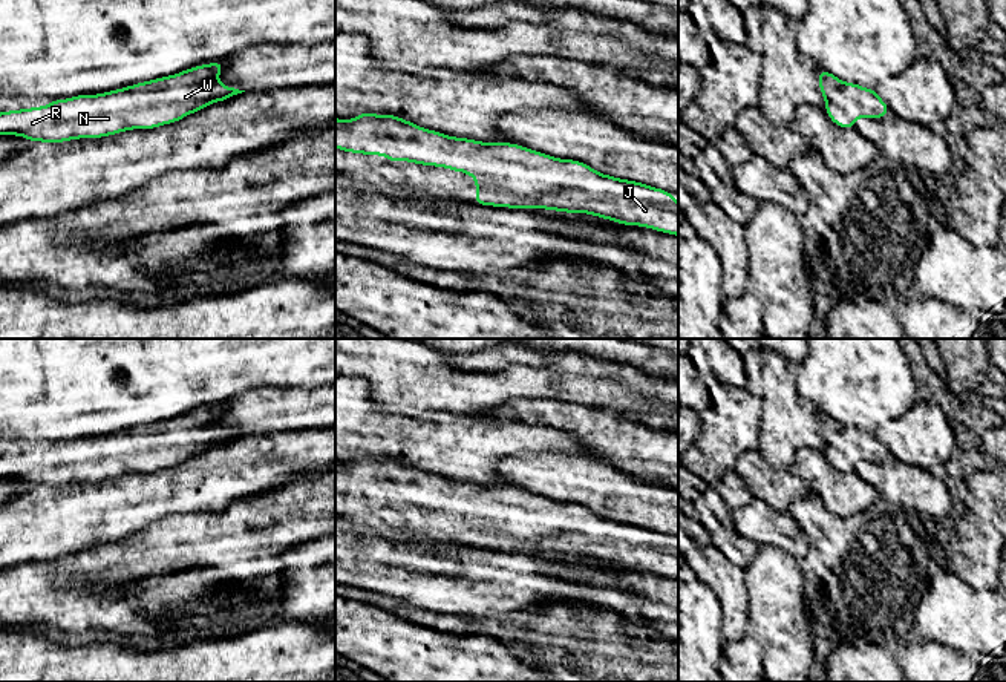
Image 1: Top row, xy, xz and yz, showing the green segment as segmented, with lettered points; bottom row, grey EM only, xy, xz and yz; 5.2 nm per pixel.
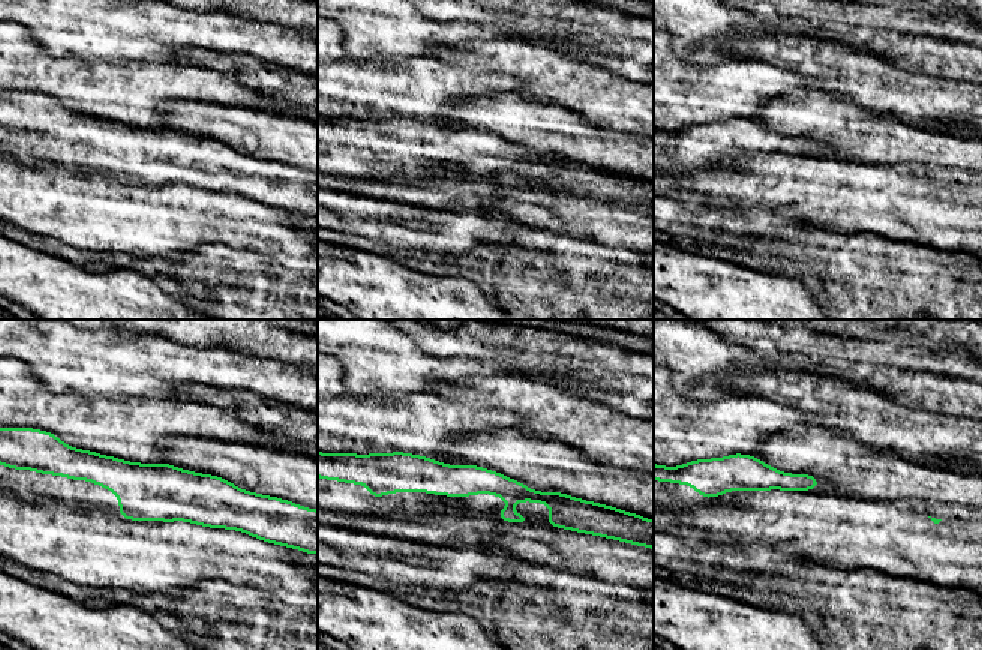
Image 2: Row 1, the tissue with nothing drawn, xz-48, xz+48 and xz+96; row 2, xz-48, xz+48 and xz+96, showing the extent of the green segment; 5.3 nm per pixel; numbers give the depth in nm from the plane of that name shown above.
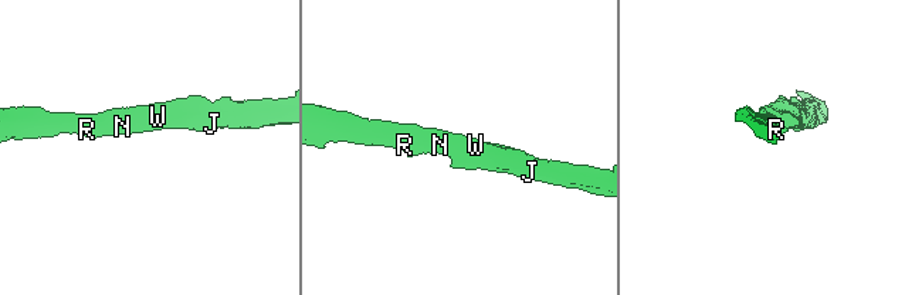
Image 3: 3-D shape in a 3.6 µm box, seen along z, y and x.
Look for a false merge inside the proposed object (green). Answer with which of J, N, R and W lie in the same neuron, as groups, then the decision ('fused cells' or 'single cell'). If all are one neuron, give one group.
J N R W | single cell

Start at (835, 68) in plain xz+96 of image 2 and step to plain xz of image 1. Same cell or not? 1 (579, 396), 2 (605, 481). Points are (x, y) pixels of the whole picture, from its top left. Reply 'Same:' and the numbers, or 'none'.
Same: none

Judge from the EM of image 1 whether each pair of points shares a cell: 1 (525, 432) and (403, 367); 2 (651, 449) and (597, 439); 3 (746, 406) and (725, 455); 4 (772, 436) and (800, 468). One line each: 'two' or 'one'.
1: two
2: one
3: one
4: two

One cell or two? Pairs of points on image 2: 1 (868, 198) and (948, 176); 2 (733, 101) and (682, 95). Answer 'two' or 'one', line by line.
1: one
2: one

